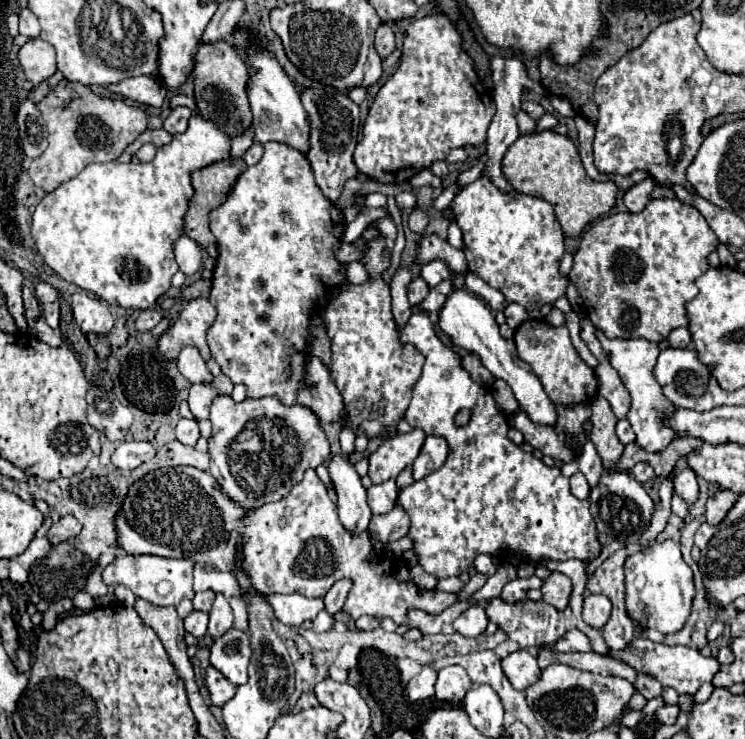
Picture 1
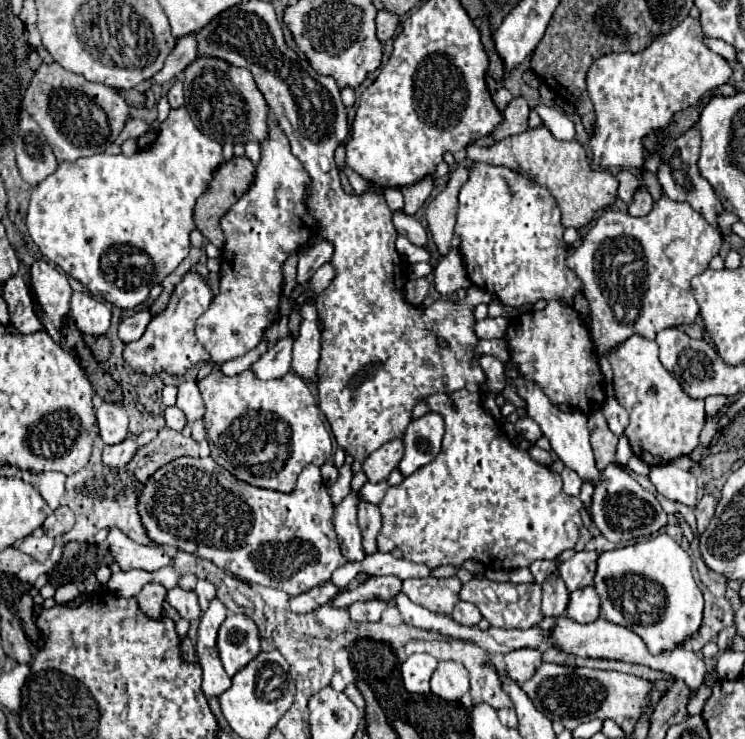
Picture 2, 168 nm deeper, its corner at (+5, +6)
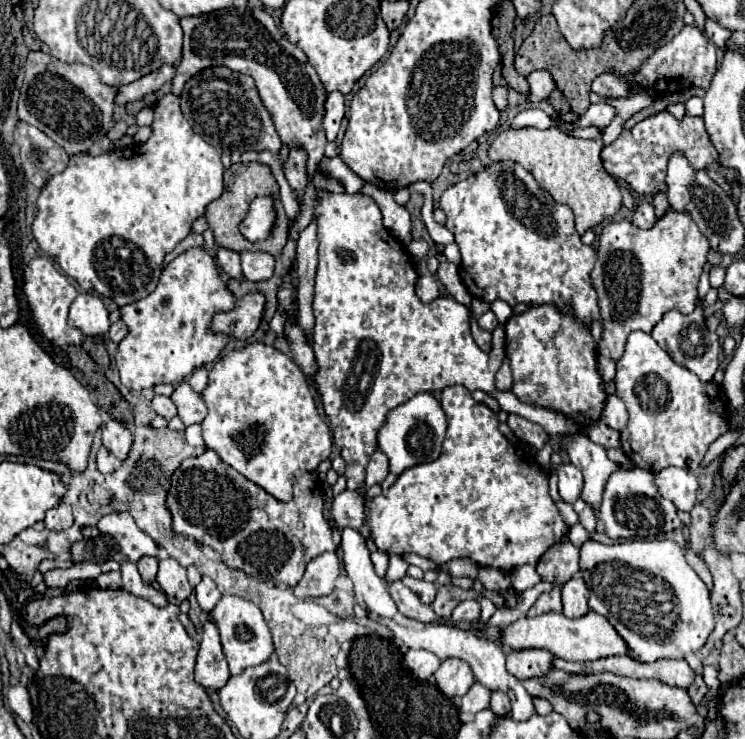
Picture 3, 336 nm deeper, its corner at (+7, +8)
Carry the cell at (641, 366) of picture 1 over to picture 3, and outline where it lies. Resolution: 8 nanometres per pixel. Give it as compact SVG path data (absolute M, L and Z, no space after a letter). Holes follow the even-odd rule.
M632 332L622 358L616 362L616 396L626 404L630 420L620 432L624 454L650 472L666 466L696 470L708 446L726 428L728 398L714 382L700 382L696 374L678 366L646 332Z

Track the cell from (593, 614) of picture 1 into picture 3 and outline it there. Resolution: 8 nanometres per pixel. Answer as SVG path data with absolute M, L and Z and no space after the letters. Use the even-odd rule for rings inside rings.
M580 574L562 586L562 604L564 604L564 614L568 618L580 618L590 612L588 588L586 588L584 578Z

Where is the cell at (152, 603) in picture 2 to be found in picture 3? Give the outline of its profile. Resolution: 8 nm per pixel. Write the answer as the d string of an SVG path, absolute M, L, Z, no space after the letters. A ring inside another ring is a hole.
M144 556L144 560L140 560L136 566L138 566L138 572L146 584L152 584L156 580L156 572L158 572L158 560L156 558Z

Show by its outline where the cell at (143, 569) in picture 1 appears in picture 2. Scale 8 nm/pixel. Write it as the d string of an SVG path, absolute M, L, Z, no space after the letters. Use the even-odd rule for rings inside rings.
M110 528L108 530L108 544L110 544L110 552L116 558L116 562L120 564L122 570L160 570L162 566L170 566L172 558L170 554L160 548L160 546L142 546L138 542L134 542L132 538L128 538L122 530L118 528Z

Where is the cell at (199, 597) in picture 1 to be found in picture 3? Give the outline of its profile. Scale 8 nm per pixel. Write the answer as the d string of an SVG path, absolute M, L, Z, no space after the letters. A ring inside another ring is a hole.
M202 576L200 584L194 588L194 592L196 592L196 600L198 600L198 604L200 604L200 608L202 608L204 612L214 610L214 606L216 606L218 600L222 598L222 594L218 592L214 580L208 578L208 576Z

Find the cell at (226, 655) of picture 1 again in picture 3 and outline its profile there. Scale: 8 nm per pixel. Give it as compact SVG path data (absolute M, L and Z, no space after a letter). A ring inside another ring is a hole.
M222 596L222 600L216 604L216 608L210 612L210 616L214 618L214 622L220 630L222 648L224 648L224 656L230 666L230 674L240 674L244 668L262 664L264 660L268 660L272 656L274 646L272 646L270 630L262 618L260 608L254 606L252 602L238 598L238 596Z

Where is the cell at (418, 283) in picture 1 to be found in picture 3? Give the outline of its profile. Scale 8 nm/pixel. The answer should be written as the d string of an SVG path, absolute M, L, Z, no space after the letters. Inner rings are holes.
M420 276L416 282L416 294L422 302L430 302L438 298L438 284L432 276Z

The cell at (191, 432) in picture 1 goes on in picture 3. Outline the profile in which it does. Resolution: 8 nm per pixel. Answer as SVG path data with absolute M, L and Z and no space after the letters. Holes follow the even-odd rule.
M154 396L152 408L156 410L156 414L160 414L160 416L164 416L168 420L176 416L176 406L172 404L172 400L168 396Z

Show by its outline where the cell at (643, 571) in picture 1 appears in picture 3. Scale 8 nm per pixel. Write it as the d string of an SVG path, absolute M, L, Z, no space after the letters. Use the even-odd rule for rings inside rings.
M588 540L580 548L580 570L590 592L590 610L608 618L628 644L630 652L642 662L656 662L658 658L684 658L688 652L700 650L714 628L708 588L686 562L684 548L680 548L674 540L632 540L612 546Z

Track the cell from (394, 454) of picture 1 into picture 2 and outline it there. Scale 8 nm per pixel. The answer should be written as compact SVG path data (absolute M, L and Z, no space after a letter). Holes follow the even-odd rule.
M396 438L396 440L390 440L386 442L384 446L380 446L376 452L372 452L362 470L364 474L368 476L368 482L370 484L378 484L382 480L388 478L388 474L398 466L398 462L402 460L402 454L404 454L404 448L402 448L402 438Z

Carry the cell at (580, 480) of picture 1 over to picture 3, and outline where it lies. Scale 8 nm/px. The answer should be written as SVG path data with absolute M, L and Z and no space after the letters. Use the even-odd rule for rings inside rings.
M562 464L558 470L558 490L564 502L574 504L582 494L582 472L574 464Z

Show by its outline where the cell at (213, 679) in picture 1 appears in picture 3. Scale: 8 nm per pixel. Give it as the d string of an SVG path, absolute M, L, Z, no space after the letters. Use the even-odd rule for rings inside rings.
M208 618L202 624L202 638L200 638L200 652L196 660L196 682L204 688L220 690L230 678L226 658L222 654L220 636L216 624Z

